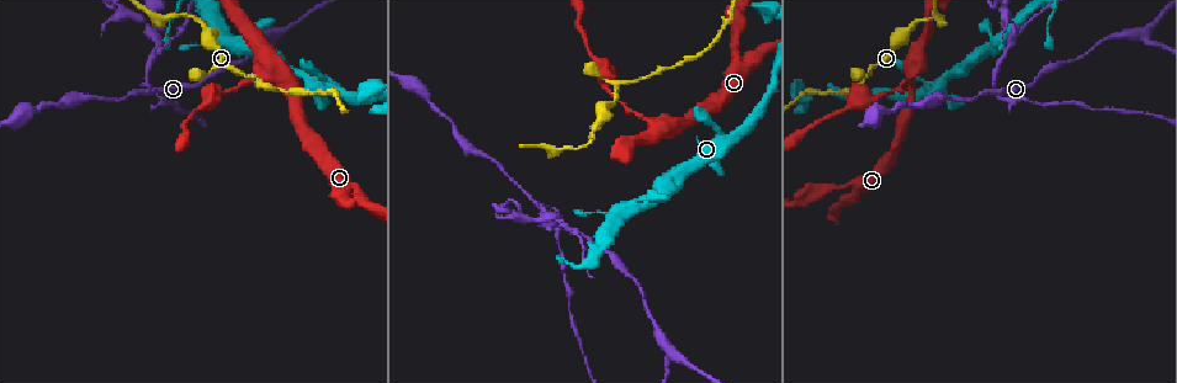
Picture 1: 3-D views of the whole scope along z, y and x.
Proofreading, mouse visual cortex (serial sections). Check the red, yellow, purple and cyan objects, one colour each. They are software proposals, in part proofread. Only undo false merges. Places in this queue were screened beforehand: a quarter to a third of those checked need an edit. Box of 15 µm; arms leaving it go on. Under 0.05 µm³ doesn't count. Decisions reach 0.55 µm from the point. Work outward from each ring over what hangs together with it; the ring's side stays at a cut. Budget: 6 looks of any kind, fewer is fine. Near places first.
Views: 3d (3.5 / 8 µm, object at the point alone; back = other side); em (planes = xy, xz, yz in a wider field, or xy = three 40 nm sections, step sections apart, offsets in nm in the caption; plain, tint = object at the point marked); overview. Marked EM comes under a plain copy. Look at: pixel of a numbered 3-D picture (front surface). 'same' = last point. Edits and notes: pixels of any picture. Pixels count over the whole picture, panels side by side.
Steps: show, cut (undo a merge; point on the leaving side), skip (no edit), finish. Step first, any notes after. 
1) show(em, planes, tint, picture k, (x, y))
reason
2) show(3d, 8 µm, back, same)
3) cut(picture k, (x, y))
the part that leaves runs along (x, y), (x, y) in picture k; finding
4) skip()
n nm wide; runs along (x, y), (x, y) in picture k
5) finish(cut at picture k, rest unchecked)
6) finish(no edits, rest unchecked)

show(3d, 8 µm, picture 1, (281, 68))
sudden change in width

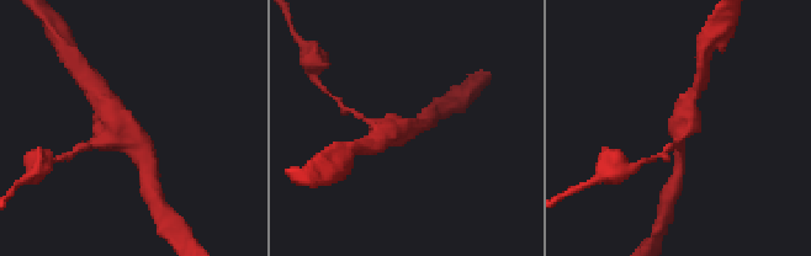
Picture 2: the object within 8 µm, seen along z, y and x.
show(em, xy, step 3, tint, picture 2, (406, 126))
now the EM

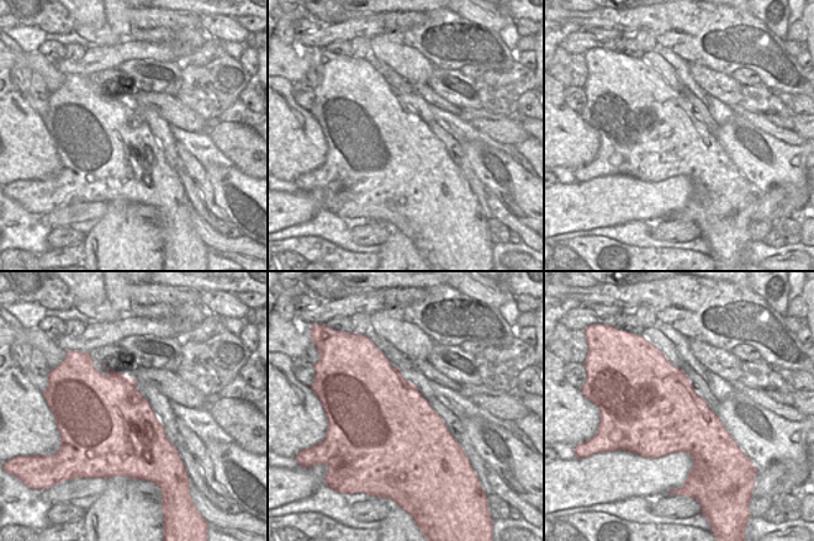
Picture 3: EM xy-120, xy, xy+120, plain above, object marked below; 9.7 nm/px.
skip()
runs along (146, 152), (131, 128), (91, 143) in picture 2; all the same cell

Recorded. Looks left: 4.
show(3d, 3.5 µm, back, picture 1, (226, 89))

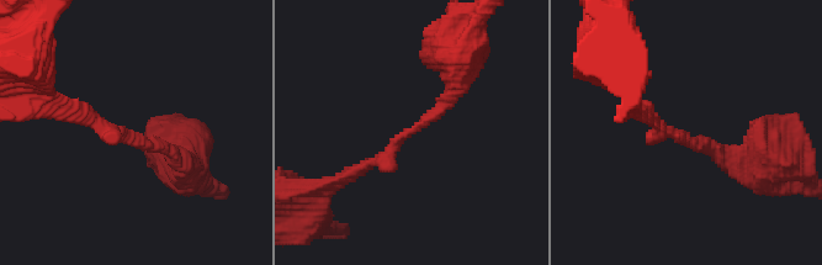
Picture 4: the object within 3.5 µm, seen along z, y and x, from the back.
show(em, xy, step 5, tint, picture 4, (686, 139))
arms of 200, 200 nm

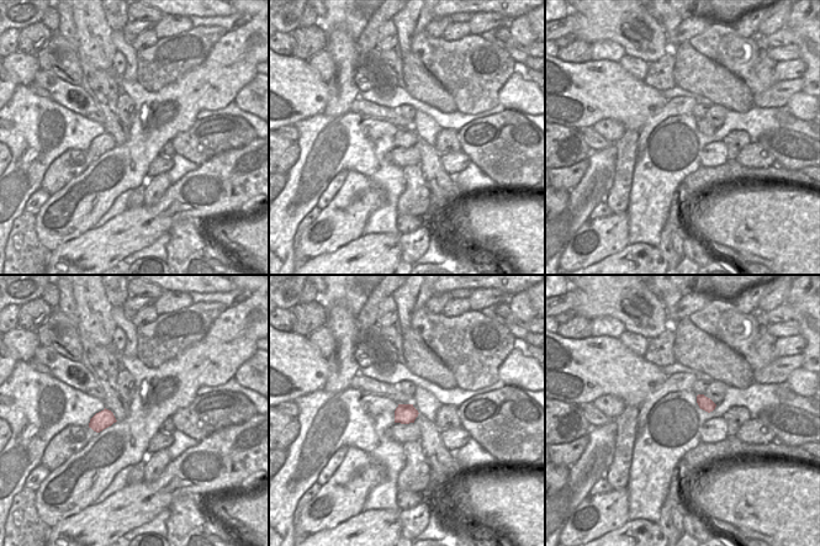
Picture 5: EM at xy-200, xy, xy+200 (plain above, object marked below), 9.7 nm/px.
skip()
one cell here

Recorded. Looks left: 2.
show(3d, 3.5 µm, picture 1, (208, 16))
thick turns thin

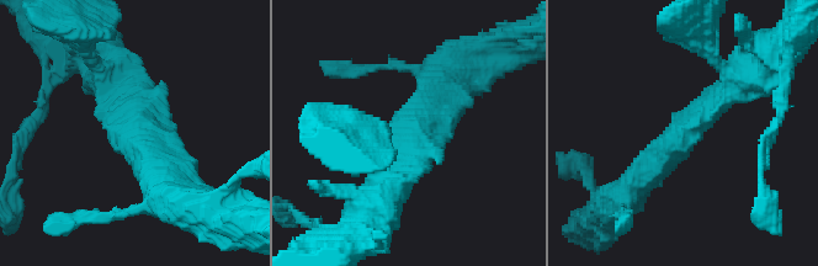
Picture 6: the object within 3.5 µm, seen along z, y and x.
show(em, xy, step 3, tint, picture 6, (411, 130))
shape alone is not enough

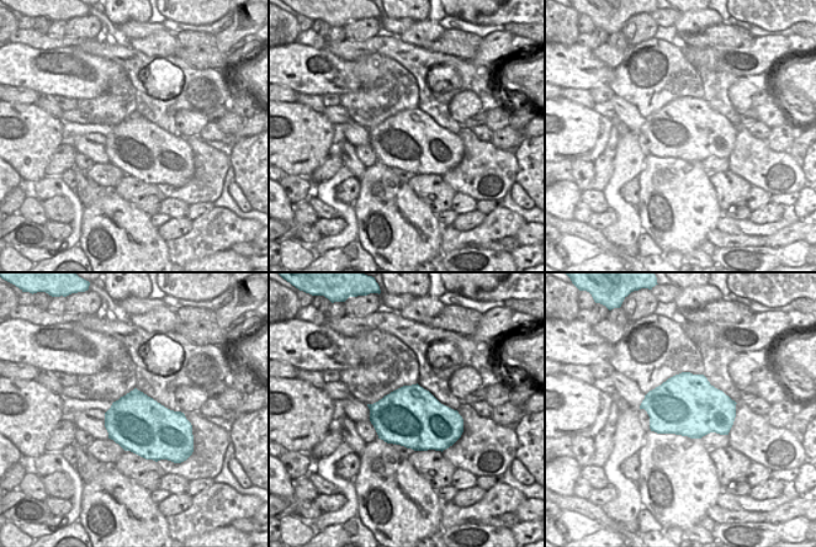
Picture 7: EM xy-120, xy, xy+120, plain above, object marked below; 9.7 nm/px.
skip()
3 arms; arms of 200, 250, 450 nm; runs along (630, 189), (711, 101), (739, 83) in picture 6; continuous, no second cell

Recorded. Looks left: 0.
finish(no edits, rest unchecked)

